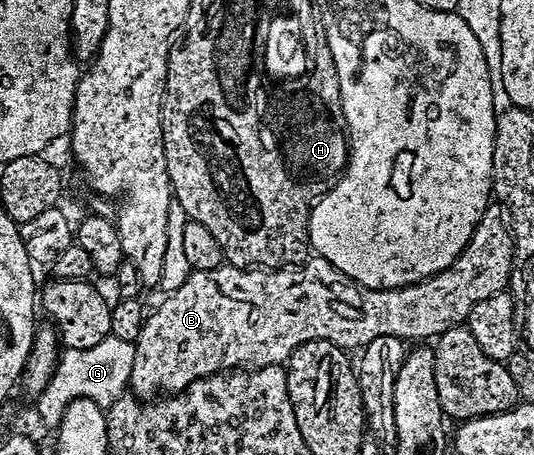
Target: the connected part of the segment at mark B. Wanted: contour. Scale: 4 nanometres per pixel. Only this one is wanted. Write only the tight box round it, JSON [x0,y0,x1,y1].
[129,205,513,401]

